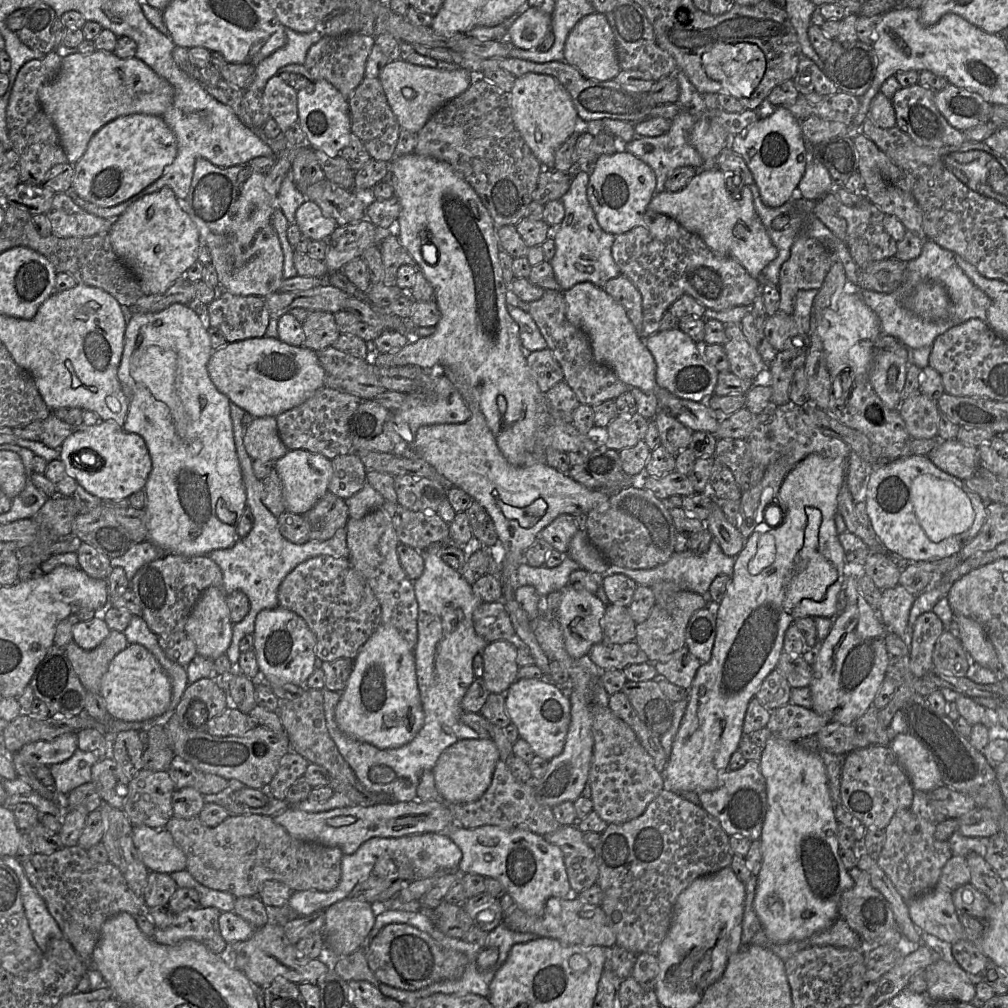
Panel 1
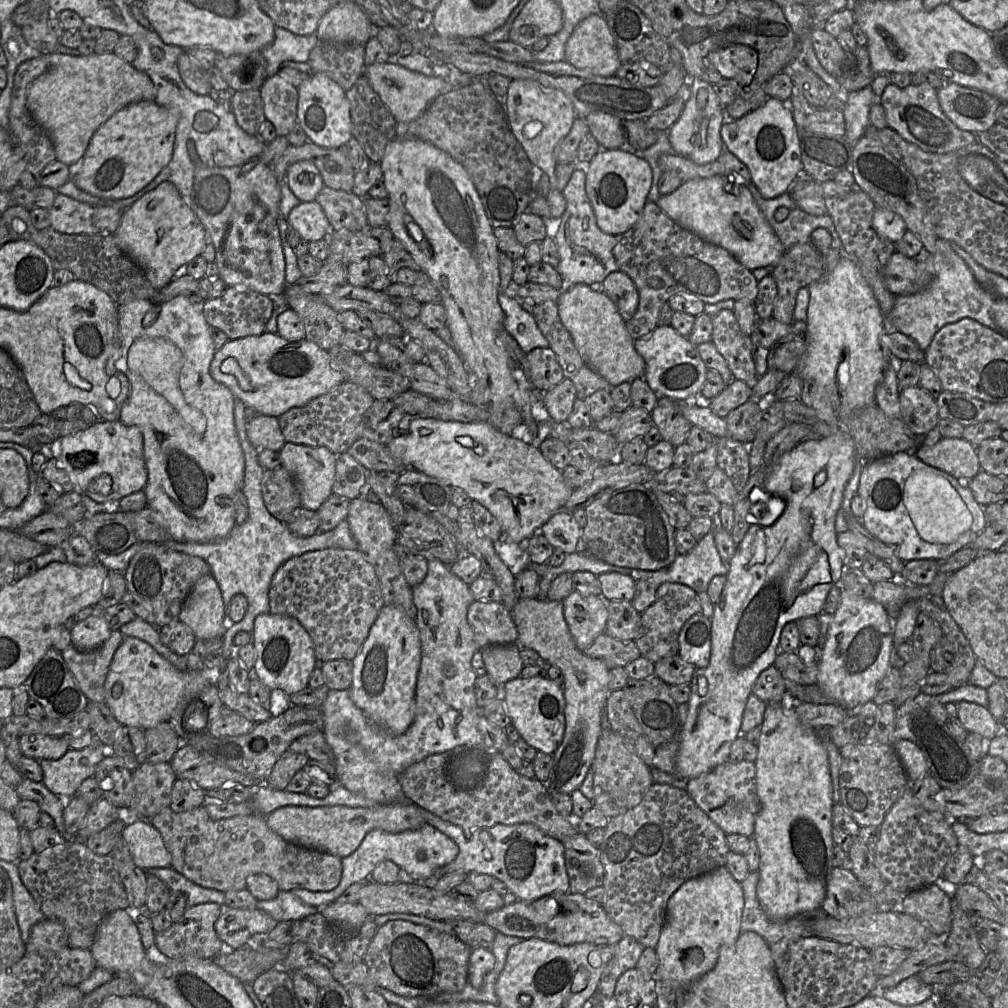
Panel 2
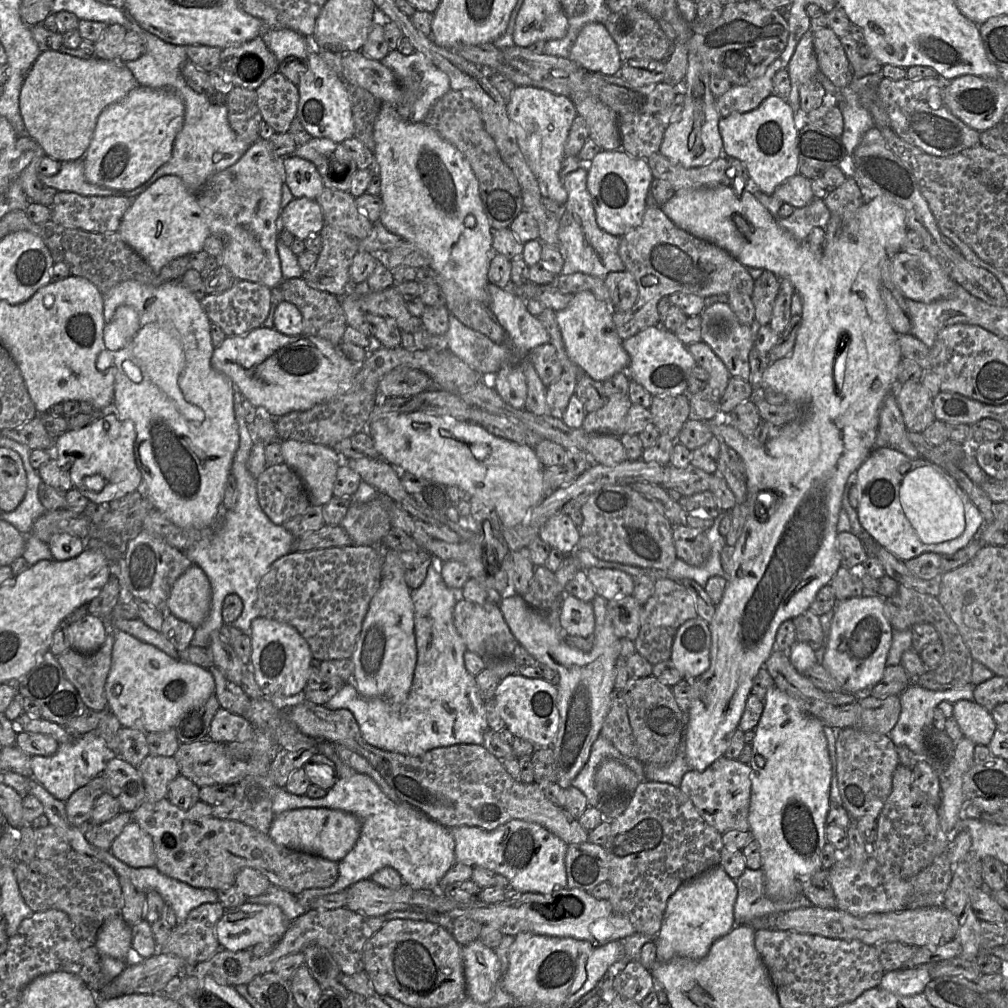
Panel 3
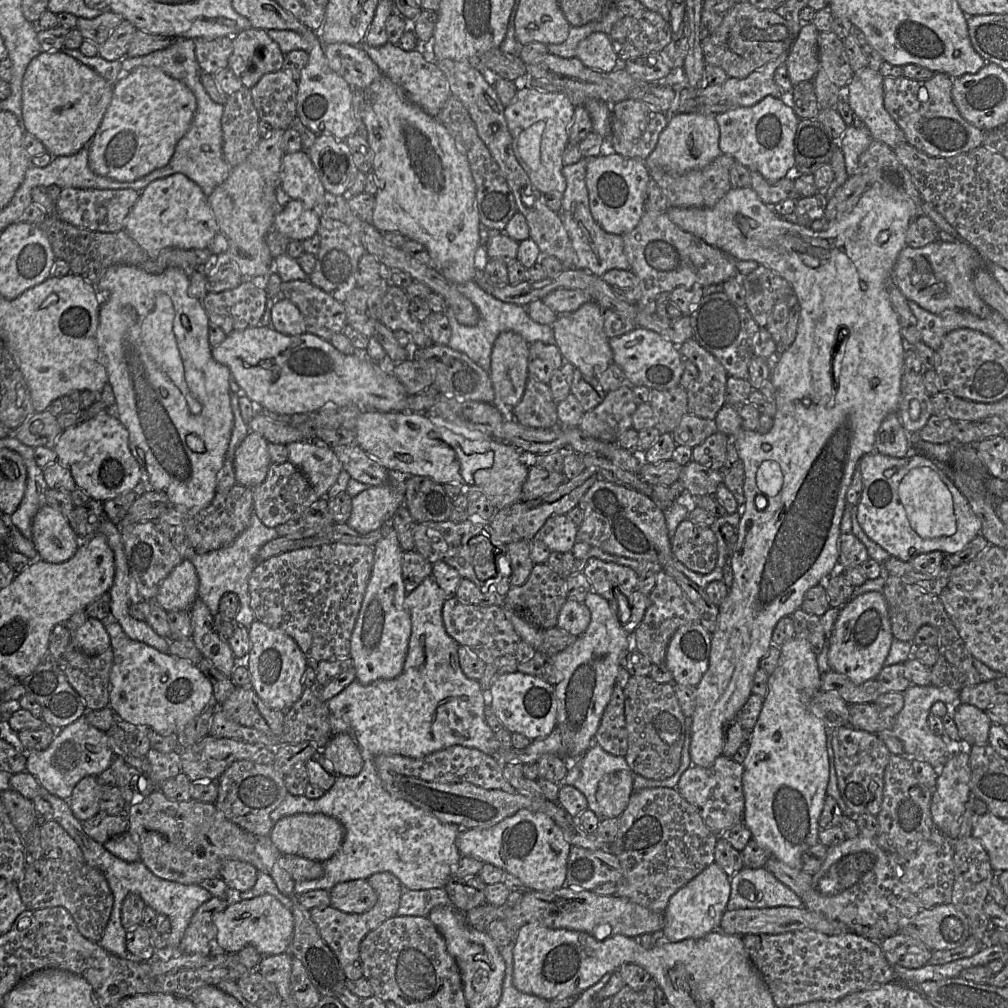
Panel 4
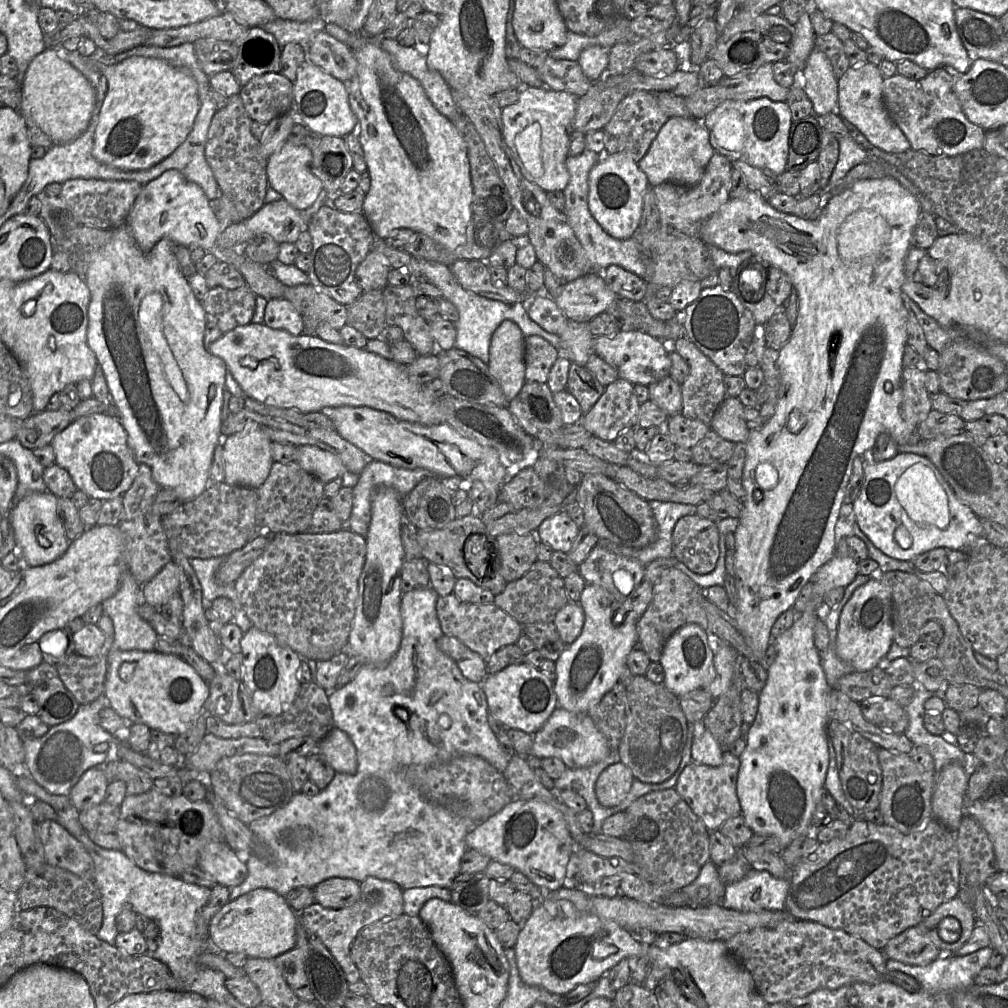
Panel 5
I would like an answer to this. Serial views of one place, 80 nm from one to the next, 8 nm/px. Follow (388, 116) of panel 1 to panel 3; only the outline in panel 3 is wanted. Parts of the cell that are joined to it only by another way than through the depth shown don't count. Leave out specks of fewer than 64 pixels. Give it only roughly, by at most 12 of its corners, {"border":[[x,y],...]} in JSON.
{"border":[[347,85],[354,137],[374,153],[374,124],[383,103]]}

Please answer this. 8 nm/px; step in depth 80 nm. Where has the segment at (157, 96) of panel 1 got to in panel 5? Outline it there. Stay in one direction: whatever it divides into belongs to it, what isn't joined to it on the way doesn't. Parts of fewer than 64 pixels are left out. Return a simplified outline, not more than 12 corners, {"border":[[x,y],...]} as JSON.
{"border":[[56,49],[30,62],[20,114],[53,145],[88,128],[90,82]]}

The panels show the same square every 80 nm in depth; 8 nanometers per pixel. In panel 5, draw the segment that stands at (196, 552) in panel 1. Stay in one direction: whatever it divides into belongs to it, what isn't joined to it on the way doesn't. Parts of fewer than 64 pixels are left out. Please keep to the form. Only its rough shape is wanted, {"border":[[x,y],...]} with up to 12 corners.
{"border":[[176,244],[93,255],[87,345],[135,461],[210,484],[227,366]]}

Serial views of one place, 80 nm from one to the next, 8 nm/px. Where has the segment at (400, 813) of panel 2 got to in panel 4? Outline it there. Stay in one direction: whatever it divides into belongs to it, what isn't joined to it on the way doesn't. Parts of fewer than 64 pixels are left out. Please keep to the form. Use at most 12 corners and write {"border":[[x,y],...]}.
{"border":[[322,813],[275,822],[269,837],[283,854],[323,862],[344,827]]}

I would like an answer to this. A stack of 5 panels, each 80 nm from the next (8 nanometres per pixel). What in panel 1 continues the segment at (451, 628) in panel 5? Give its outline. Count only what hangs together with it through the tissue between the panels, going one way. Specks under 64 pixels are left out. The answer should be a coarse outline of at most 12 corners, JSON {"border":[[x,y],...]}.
{"border":[[483,602],[473,626],[488,643],[515,641],[502,602]]}

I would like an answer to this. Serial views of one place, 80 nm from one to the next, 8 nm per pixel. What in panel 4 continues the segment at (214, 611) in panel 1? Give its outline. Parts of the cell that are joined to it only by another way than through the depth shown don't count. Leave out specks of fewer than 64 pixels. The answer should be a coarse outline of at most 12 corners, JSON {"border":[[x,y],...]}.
{"border":[[183,560],[162,582],[155,602],[166,612],[189,611],[199,578]]}

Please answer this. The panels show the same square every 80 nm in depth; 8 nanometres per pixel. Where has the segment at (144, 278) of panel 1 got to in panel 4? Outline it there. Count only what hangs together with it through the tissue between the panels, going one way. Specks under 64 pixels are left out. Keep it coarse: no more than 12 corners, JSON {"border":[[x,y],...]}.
{"border":[[182,173],[140,192],[124,230],[151,258],[219,232]]}

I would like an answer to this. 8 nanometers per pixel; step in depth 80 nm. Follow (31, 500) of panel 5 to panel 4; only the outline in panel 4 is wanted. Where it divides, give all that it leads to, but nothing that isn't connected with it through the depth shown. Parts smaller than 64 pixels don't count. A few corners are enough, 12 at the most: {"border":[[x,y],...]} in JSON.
{"border":[[57,509],[33,517],[31,540],[39,559],[62,563],[85,539]]}

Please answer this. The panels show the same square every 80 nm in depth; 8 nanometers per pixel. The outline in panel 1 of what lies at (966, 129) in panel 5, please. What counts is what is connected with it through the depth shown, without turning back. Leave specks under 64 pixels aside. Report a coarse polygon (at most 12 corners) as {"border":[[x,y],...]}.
{"border":[[919,84],[891,98],[896,126],[920,146],[962,145],[964,132]]}

